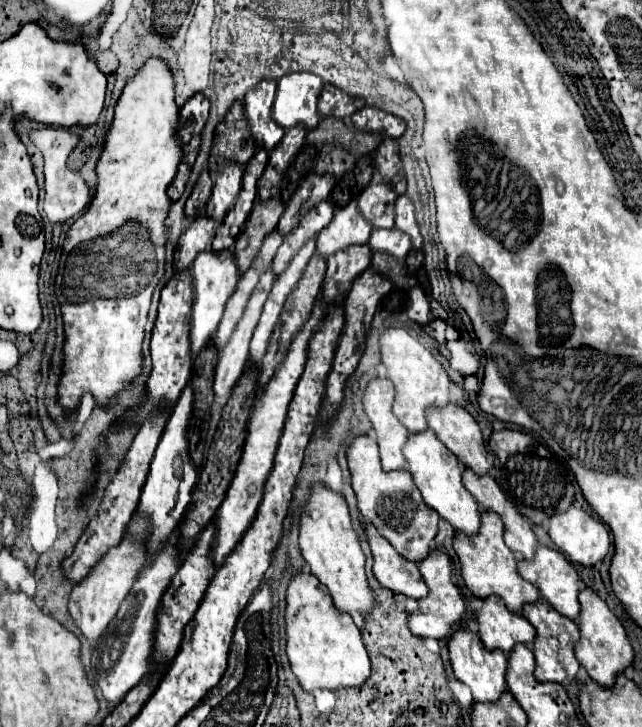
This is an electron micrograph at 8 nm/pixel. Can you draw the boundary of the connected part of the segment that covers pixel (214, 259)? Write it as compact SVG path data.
M203 252L197 256L197 260L191 266L191 276L193 276L193 302L191 302L191 356L197 358L201 350L205 350L207 342L211 336L217 332L217 326L223 318L225 306L229 298L233 296L233 290L239 282L239 272L237 264L233 258L233 252Z

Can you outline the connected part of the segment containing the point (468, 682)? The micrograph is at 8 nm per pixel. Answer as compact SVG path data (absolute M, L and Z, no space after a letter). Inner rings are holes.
M459 630L449 638L449 656L451 666L459 682L471 688L473 698L477 702L497 702L501 700L501 694L507 692L507 656L501 650L485 650L481 638L471 630Z

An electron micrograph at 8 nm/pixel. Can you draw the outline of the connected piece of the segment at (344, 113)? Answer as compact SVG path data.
M325 86L323 92L321 92L321 98L319 98L319 112L321 112L321 118L347 118L351 116L353 112L357 112L359 108L363 106L363 100L361 98L351 98L347 94L343 94L339 88L335 86Z

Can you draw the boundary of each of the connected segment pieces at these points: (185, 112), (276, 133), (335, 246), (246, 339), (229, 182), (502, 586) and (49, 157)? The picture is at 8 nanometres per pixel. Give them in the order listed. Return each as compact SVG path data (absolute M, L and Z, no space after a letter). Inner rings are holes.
M203 94L191 96L181 108L181 142L183 142L183 160L179 164L179 172L171 182L167 194L171 200L179 200L185 192L185 184L189 180L193 162L199 154L201 146L201 132L209 118L209 100Z
M265 80L259 82L247 96L245 96L245 114L251 128L251 134L257 142L257 148L271 152L277 142L283 138L283 130L273 122L271 106L275 98L275 82Z
M349 202L343 208L335 210L335 216L327 228L317 236L317 254L325 260L355 244L367 244L371 236L371 224L365 222L355 202Z
M267 270L265 274L261 274L261 280L259 280L255 292L253 292L251 298L249 298L249 304L247 304L247 308L245 308L243 318L239 320L239 324L237 324L237 328L235 328L235 332L233 332L229 344L221 350L221 356L219 356L219 362L217 362L217 368L215 368L215 384L213 384L215 402L213 402L213 406L211 406L211 426L209 426L209 436L215 432L215 428L217 428L217 424L219 424L219 418L221 418L221 412L223 412L223 408L225 408L225 402L229 400L229 394L233 392L233 384L239 382L241 372L245 370L245 362L247 362L247 358L249 358L249 342L251 342L253 330L255 330L255 326L257 326L257 322L259 322L259 316L261 316L265 298L269 296L269 290L273 288L273 282L275 282L275 276L273 276L271 270Z
M225 164L219 168L213 184L213 194L205 208L209 218L223 222L225 214L233 208L233 202L237 202L237 194L241 192L241 176L243 168L237 164Z
M483 510L481 532L475 538L467 538L467 536L457 534L455 542L453 542L453 548L455 548L455 552L461 560L461 576L465 580L465 586L473 592L473 596L487 598L491 594L497 594L499 598L503 598L505 606L511 612L521 612L525 604L539 602L541 594L535 586L531 586L529 582L525 582L519 576L515 554L509 550L509 546L505 546L503 532L505 532L505 526L503 526L501 518L493 512Z
M43 128L43 130L33 130L31 140L45 156L45 212L49 220L65 222L67 218L83 212L91 202L91 186L79 176L79 172L71 172L65 166L65 160L69 152L75 148L79 136L63 128Z

